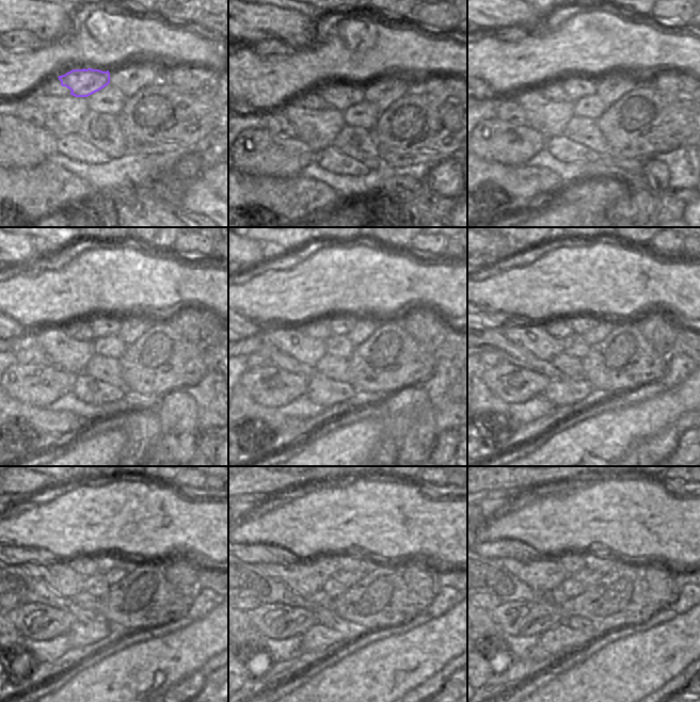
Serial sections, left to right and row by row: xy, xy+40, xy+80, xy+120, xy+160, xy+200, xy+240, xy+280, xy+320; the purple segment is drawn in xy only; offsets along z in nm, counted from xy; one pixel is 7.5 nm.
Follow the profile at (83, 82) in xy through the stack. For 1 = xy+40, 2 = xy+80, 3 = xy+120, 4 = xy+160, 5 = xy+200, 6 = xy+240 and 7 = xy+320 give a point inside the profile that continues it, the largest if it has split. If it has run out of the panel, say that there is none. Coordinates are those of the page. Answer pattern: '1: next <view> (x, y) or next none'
1: next xy+40 (334, 85)
2: next xy+80 (576, 86)
3: next xy+120 (102, 325)
4: next xy+160 (340, 324)
5: next xy+200 (581, 323)
6: next xy+240 (105, 561)
7: next xy+320 (603, 563)

